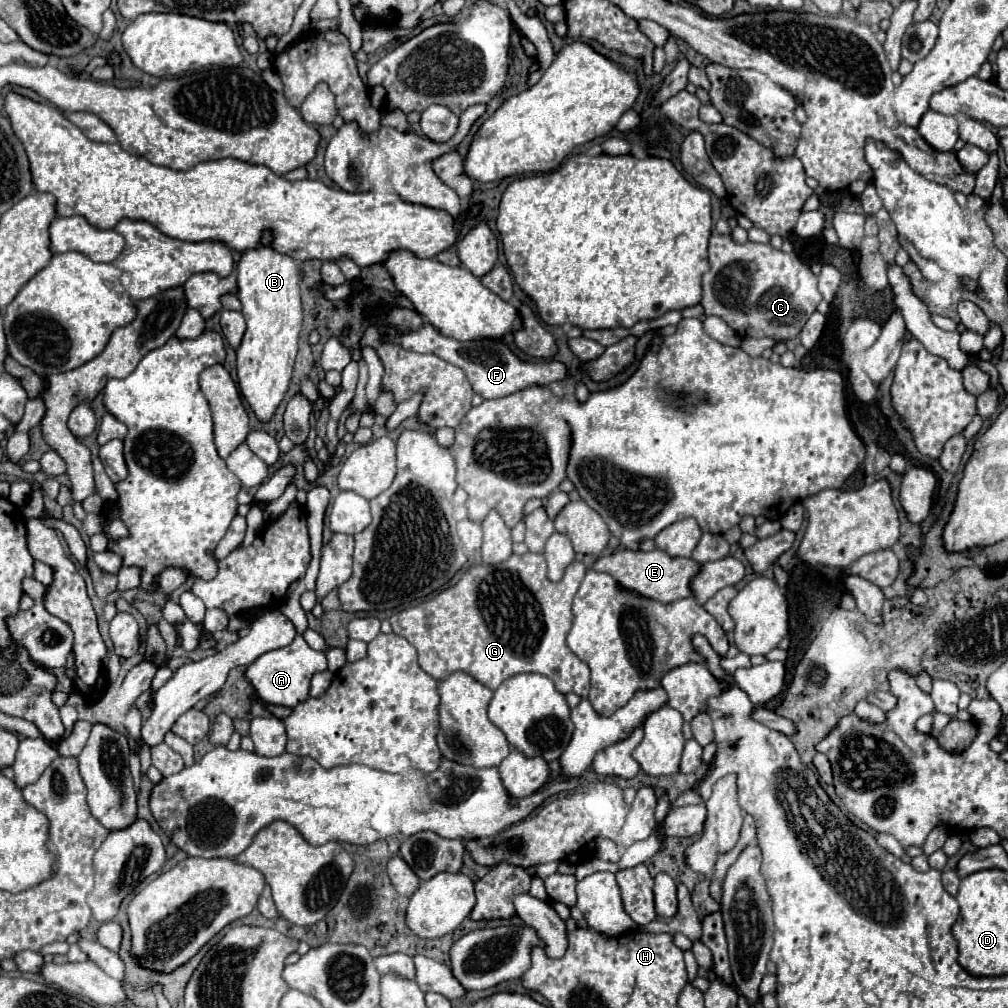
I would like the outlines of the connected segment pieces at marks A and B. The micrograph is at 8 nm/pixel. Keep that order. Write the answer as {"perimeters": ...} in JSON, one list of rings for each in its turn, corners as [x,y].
{"perimeters":[[[[298,634],[290,646],[278,648],[278,650],[272,650],[272,652],[266,652],[266,654],[262,654],[260,658],[256,658],[256,660],[246,668],[244,676],[246,676],[246,680],[254,686],[256,694],[258,694],[264,702],[294,708],[294,706],[298,706],[300,702],[308,700],[308,686],[310,686],[312,674],[326,670],[326,668],[326,654],[312,650],[312,648],[304,642],[302,634]]],[[[258,246],[242,252],[240,262],[236,264],[236,276],[236,294],[242,302],[242,314],[246,318],[246,334],[236,350],[238,386],[258,420],[266,422],[283,401],[292,378],[292,366],[298,352],[298,334],[302,330],[302,270],[294,258],[278,254],[272,246]]]]}

